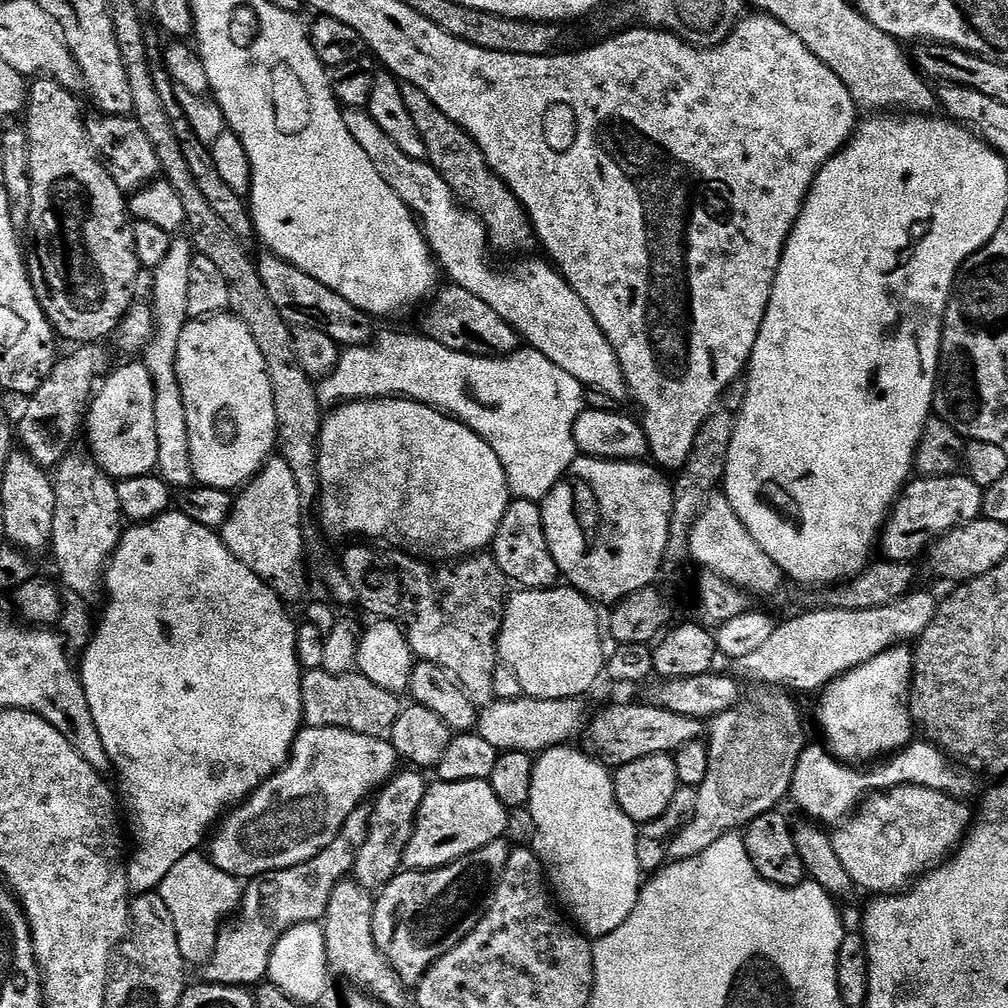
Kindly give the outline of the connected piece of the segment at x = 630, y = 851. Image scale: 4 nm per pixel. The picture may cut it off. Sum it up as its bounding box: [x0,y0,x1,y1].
[527,746,642,938]

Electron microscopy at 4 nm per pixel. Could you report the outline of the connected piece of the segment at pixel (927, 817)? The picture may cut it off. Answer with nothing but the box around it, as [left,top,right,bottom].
[831,784,974,894]

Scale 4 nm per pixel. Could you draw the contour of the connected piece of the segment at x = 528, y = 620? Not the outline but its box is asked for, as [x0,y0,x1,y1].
[498,586,606,700]

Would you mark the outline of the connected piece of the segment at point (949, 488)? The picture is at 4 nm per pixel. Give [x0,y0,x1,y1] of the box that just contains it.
[878,474,984,562]

